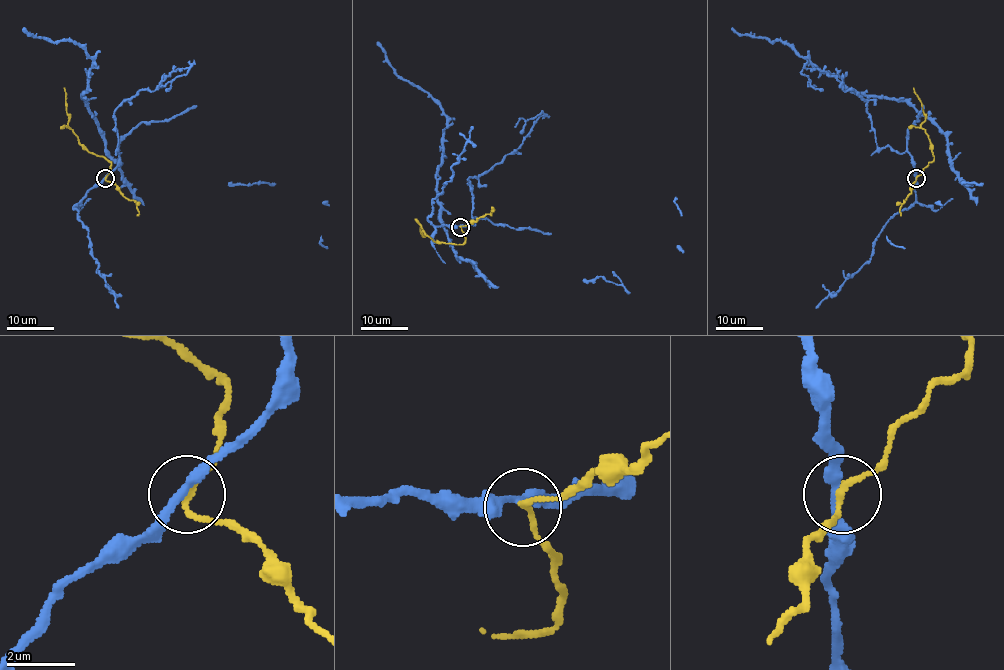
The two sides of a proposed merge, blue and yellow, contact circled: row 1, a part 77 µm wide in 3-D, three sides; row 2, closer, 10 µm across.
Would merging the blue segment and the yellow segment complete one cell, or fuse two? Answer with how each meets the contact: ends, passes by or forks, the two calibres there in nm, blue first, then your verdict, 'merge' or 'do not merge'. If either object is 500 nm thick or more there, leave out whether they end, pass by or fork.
blue passes by; yellow passes by; 280 nm thick on the blue side, 160 nm on the other; do not merge

